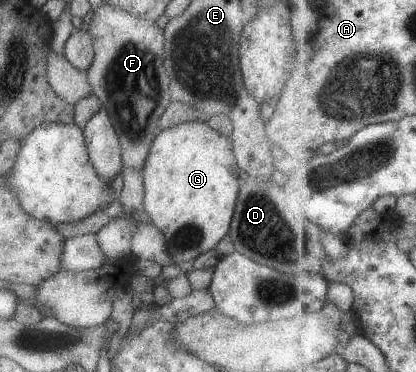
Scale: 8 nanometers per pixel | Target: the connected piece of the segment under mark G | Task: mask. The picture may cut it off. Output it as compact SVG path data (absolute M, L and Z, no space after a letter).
M190 121L182 124L176 124L176 126L161 129L156 136L153 136L152 144L148 149L148 156L144 160L144 166L141 170L142 174L142 188L144 190L144 196L142 197L141 209L146 212L150 222L153 226L156 226L162 236L164 236L164 242L166 242L166 250L168 254L172 256L174 262L192 262L197 256L200 256L203 252L213 249L218 243L218 240L228 232L230 228L230 221L234 214L234 205L236 204L236 196L238 196L238 174L242 174L238 168L238 164L234 162L234 156L232 156L232 140L220 132L216 132L214 128L210 128L205 121Z

